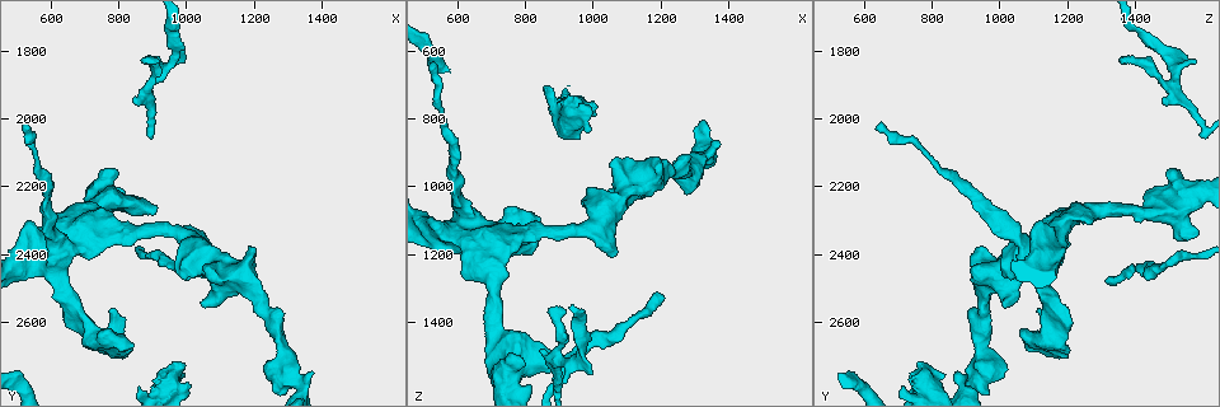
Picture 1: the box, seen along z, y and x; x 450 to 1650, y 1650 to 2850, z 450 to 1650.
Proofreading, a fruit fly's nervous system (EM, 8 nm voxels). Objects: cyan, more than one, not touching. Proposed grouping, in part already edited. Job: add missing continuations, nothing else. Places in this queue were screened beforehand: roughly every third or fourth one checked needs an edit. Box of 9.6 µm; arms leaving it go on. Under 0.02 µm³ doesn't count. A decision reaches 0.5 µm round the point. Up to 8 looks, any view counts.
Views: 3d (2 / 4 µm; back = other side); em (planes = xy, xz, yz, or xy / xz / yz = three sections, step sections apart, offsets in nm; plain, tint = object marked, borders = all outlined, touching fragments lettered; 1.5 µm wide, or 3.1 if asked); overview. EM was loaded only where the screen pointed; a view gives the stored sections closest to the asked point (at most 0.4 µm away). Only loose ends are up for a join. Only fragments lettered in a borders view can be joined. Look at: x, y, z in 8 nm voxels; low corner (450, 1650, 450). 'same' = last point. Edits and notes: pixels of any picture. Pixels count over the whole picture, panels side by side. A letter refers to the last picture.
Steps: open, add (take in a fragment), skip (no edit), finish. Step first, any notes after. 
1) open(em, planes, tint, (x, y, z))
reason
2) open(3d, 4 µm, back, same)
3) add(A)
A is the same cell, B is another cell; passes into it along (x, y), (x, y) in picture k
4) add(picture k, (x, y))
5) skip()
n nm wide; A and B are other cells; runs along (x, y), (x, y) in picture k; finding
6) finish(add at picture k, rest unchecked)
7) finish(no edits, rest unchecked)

open(em, xz, step 8, borders, (790, 2370, 1130))
stops while still wide

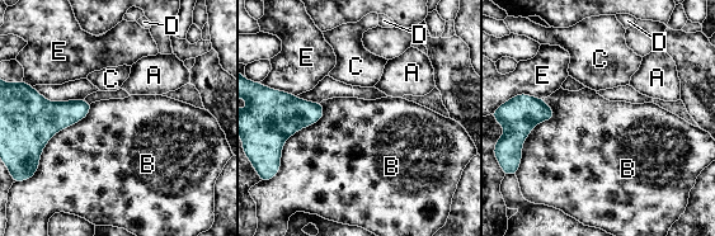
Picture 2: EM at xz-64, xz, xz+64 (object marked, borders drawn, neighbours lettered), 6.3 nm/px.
open(em, planes, borders, same)
another direction

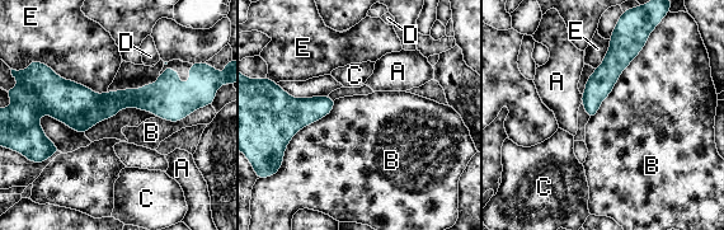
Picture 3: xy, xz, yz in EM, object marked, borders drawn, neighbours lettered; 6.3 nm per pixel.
skip()
A, B, C, D and E are other cells; border along (648, 38), (589, 118) in picture 3; no lettered fragment goes on from it

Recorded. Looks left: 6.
open(em, planes, borders, (880, 1830, 1350))
free end

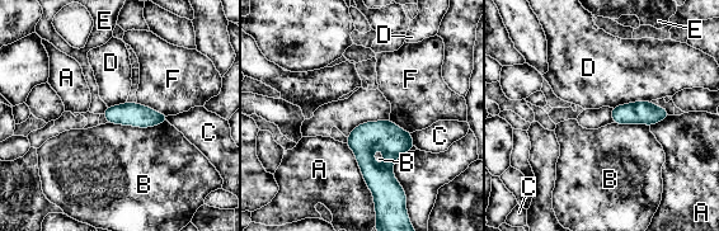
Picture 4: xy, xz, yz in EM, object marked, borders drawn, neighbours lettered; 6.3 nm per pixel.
skip()
140 nm wide; A, B, C, D, E and F are other cells; border along (167, 121), (149, 127), (108, 123) in picture 4; no lettered fragment goes on from it

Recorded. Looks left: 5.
open(em, planes, borders, (1200, 2480, 1310))
free end

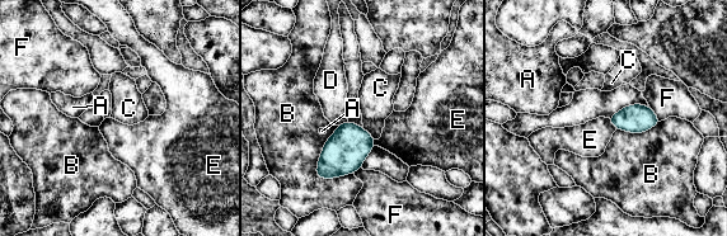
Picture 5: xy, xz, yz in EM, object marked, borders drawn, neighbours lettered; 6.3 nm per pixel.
skip()
B touches over 360 nm; A, B, C, D, E and F are other cells; none of them fits

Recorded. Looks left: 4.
finish(no edits, rest unchecked)

